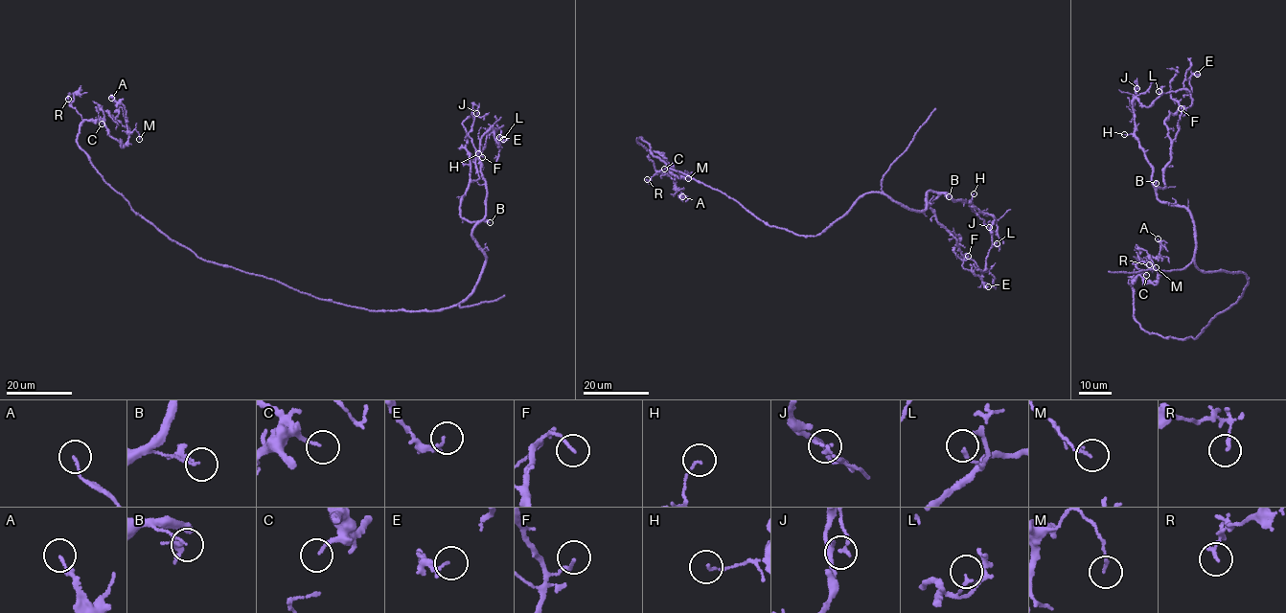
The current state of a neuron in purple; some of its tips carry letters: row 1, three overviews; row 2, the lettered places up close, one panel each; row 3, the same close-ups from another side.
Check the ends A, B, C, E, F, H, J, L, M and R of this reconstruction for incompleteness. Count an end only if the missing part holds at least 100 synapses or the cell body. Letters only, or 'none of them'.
none of them

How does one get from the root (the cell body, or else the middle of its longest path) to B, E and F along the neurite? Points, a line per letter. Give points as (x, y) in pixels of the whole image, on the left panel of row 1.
B: (339, 304), (382, 311), (456, 306), (473, 290), (486, 261), (473, 229), (480, 221), (490, 222)
E: (339, 304), (434, 310), (466, 299), (486, 259), (460, 199), (479, 178), (486, 132), (499, 137)
F: (339, 304), (434, 310), (466, 299), (486, 259), (460, 199), (482, 157)

